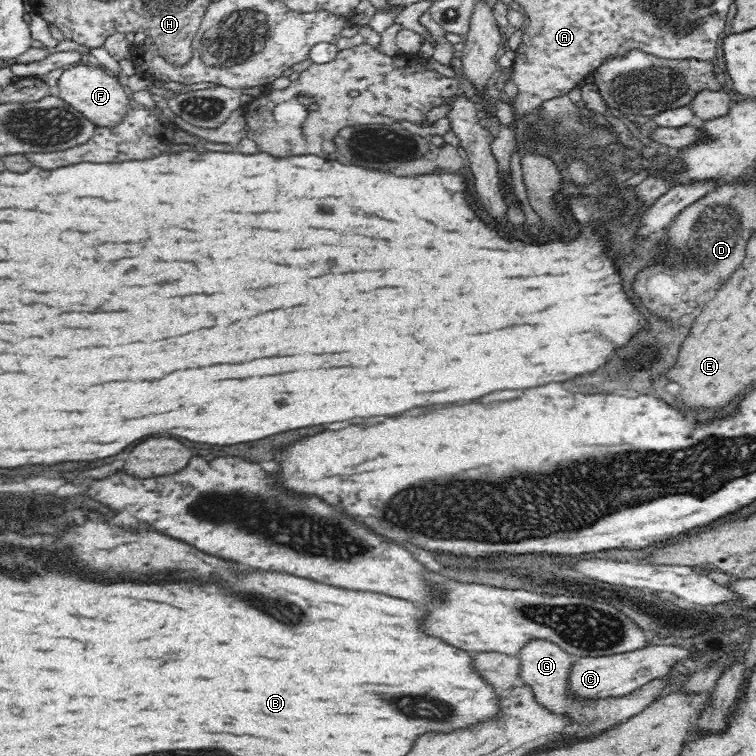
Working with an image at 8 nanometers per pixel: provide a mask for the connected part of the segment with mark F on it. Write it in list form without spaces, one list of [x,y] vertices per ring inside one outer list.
[[[77,65],[64,68],[58,80],[58,90],[56,92],[72,108],[84,115],[94,127],[114,128],[122,124],[124,116],[128,115],[130,100],[126,95],[126,90],[122,88],[117,77],[110,74],[100,65]]]

